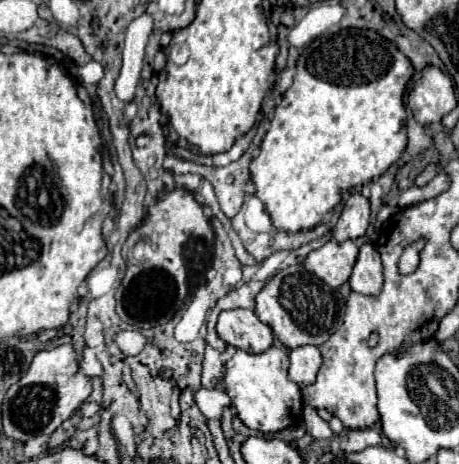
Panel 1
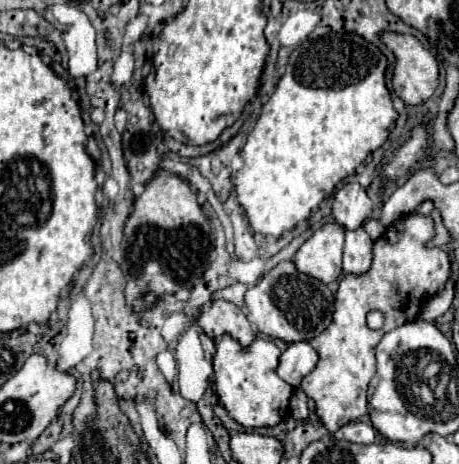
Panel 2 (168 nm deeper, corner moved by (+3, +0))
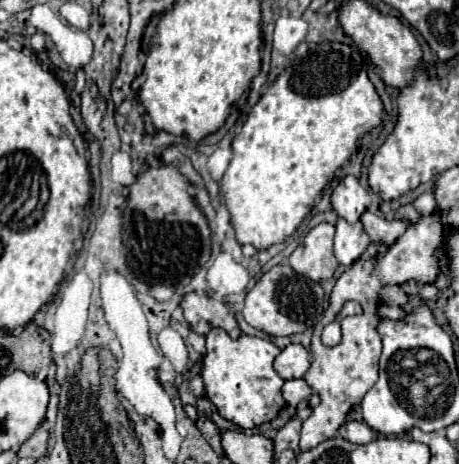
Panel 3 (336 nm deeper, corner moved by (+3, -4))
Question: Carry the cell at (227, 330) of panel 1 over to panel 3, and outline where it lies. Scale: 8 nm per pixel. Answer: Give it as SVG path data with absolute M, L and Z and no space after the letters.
M190 292L182 298L180 306L184 310L184 320L190 324L194 332L208 334L210 328L218 326L226 330L230 336L240 336L234 312L222 300L214 300L208 294Z

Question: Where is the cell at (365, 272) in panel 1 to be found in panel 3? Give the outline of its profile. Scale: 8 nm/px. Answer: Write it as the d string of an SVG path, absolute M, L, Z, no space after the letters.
M338 218L336 236L334 236L334 254L340 264L344 266L354 264L368 248L368 244L370 240L362 228L362 222L348 224L344 218Z

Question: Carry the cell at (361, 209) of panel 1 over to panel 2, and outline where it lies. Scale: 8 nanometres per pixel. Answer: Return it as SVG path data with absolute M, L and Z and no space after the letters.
M348 182L336 192L332 216L334 222L344 230L358 230L368 220L370 212L372 200L358 182Z

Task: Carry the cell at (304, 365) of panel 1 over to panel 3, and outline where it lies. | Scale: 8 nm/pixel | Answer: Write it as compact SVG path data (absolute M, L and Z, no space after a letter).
M302 344L286 346L274 360L274 370L284 378L302 378L310 368L310 354Z

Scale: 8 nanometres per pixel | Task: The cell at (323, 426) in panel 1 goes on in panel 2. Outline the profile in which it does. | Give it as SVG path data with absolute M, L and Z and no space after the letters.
M300 388L292 394L292 400L290 400L290 414L296 422L304 422L308 420L308 406L306 406L306 396L304 392L300 392Z

